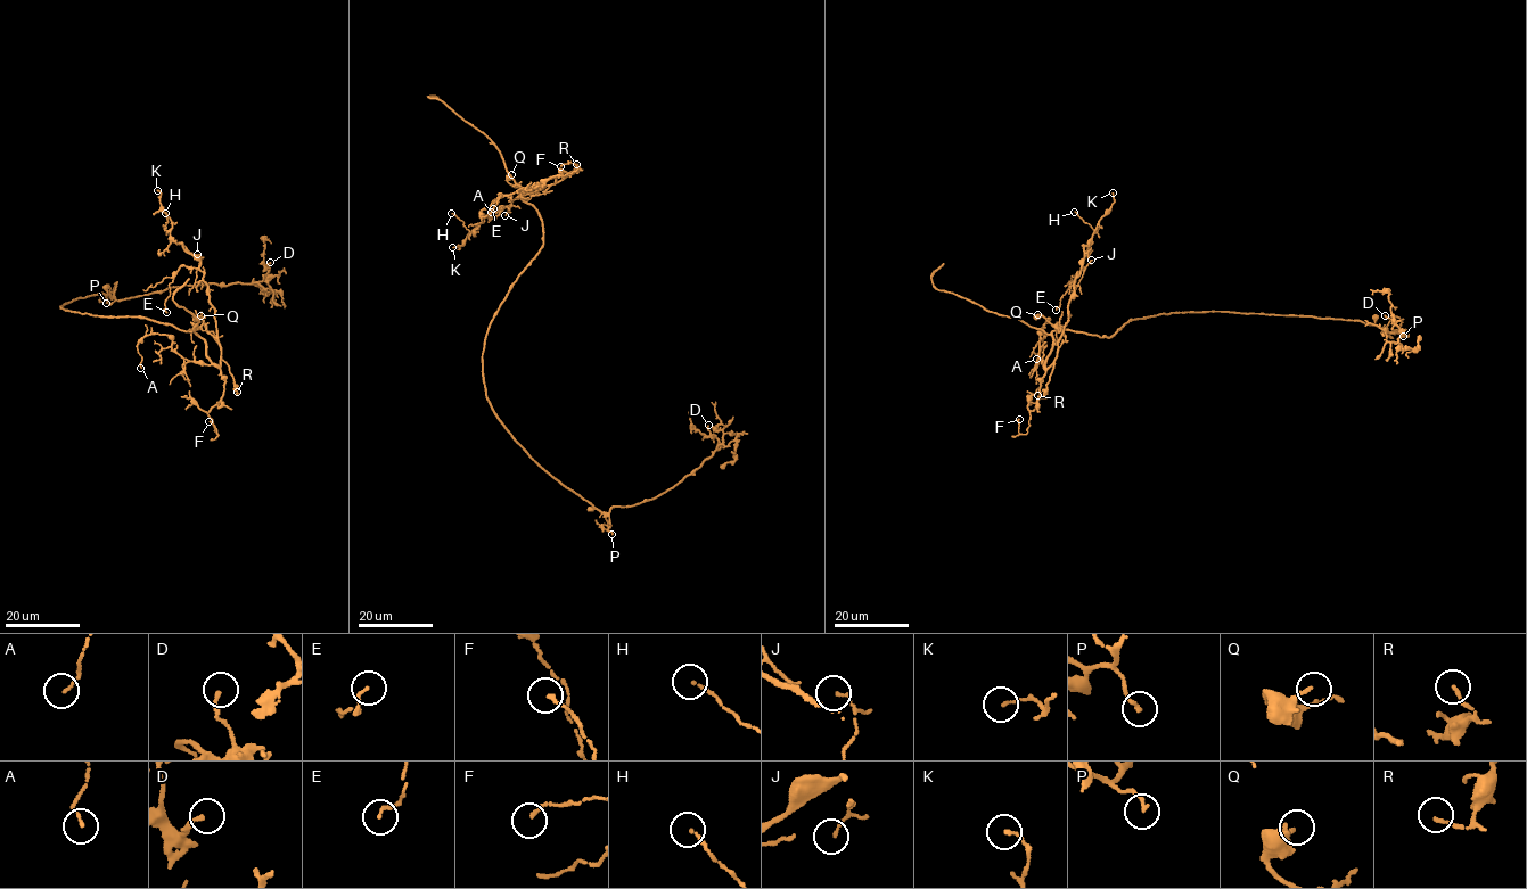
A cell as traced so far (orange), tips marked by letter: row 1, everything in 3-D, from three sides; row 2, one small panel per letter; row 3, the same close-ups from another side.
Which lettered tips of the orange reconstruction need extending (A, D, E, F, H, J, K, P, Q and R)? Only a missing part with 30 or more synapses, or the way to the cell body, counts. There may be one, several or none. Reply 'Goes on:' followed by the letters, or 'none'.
Goes on: none

